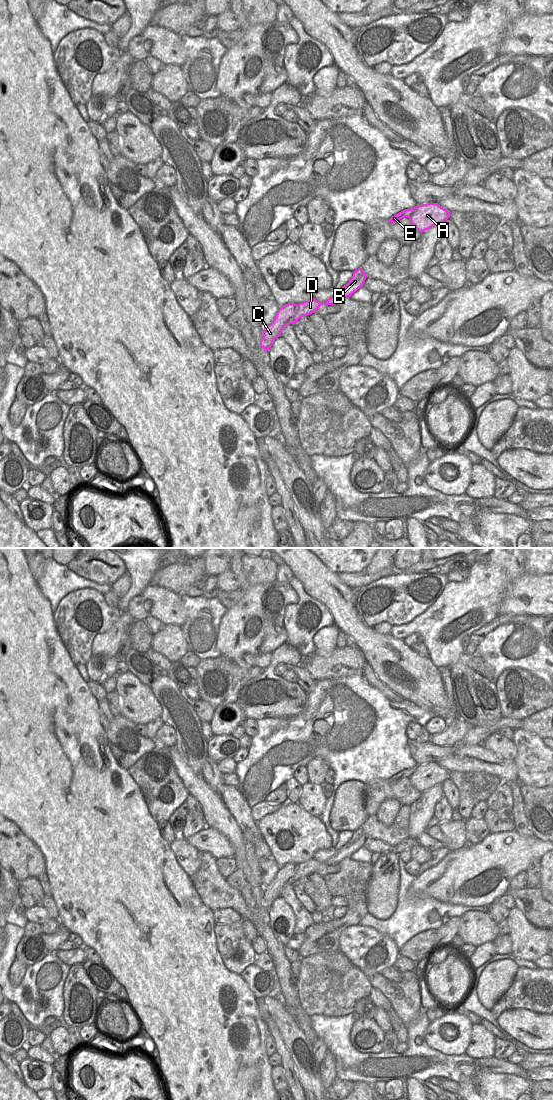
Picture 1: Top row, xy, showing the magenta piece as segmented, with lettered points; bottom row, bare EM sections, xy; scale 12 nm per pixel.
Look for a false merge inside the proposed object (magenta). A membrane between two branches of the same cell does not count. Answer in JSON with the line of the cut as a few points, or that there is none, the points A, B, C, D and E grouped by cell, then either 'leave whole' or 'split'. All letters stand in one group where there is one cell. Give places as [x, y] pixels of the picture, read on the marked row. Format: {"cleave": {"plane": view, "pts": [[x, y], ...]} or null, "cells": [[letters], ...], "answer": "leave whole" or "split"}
{"cleave": {"plane": "xy", "pts": [[416, 207], [408, 217]]}, "cells": [["A"], ["B", "C", "D", "E"]], "answer": "split"}

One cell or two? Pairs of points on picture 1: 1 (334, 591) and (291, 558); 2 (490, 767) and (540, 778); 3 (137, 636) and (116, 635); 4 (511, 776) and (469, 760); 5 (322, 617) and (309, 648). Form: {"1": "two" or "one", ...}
{"1": "one", "2": "two", "3": "two", "4": "one", "5": "one"}

